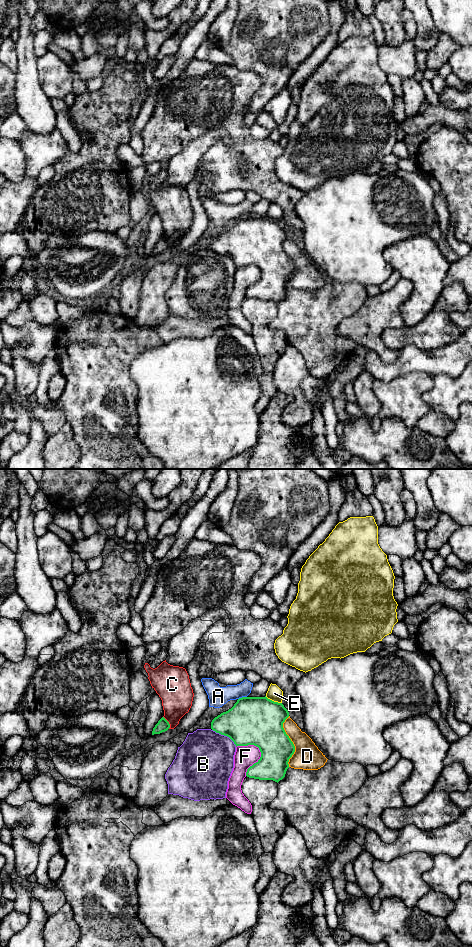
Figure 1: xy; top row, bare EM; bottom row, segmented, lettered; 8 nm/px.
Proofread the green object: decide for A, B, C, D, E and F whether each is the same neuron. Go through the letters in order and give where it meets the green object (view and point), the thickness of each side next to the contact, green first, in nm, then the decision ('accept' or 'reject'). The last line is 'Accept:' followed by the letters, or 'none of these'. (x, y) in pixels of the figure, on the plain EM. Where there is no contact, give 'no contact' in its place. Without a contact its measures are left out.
A: xy (242, 217) | 400/160 nm | reject
B: xy (225, 255) | 380/440 nm | reject
C: xy (168, 242) | 100/260 nm | reject
D: xy (291, 261) | 320/220 nm | reject
E: xy (273, 221) | 400/120 nm | reject
F: xy (258, 280) | 300/180 nm | reject
Accept: none of these

